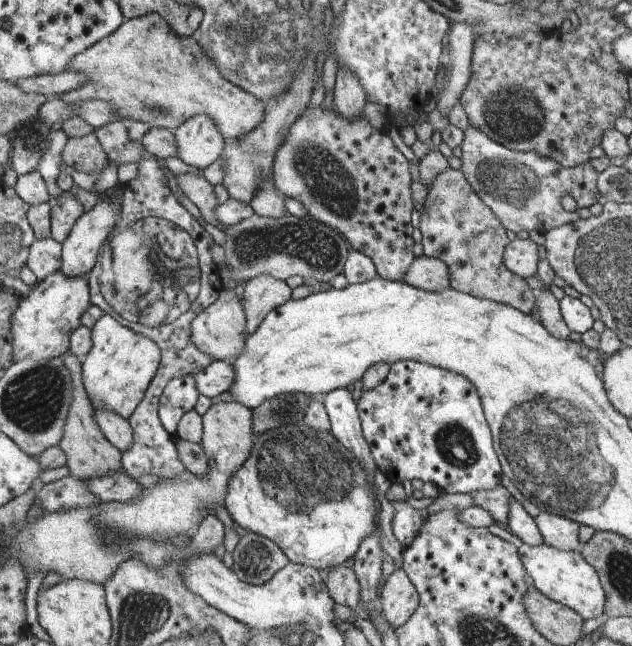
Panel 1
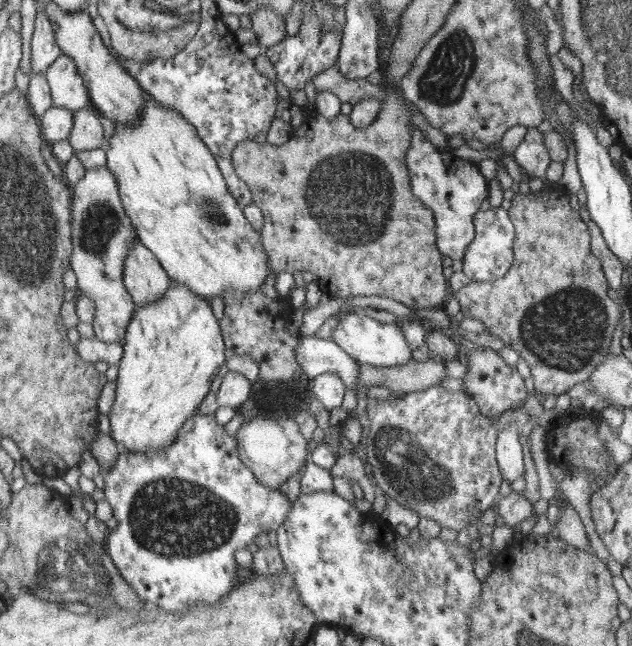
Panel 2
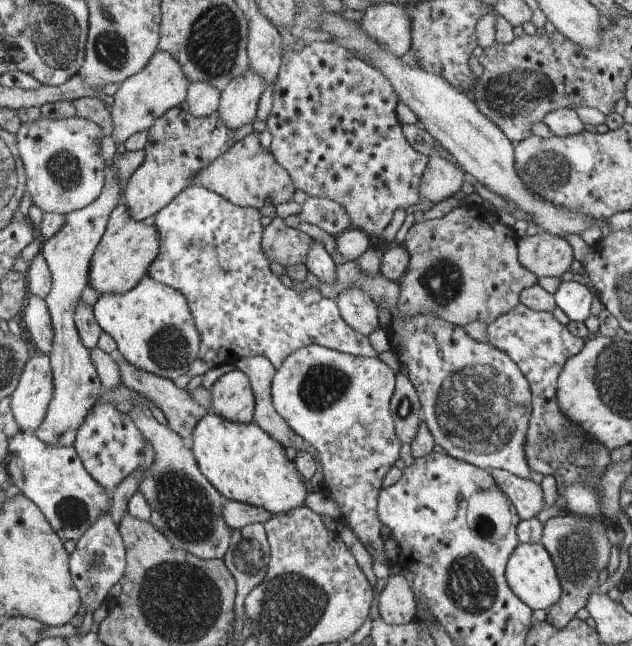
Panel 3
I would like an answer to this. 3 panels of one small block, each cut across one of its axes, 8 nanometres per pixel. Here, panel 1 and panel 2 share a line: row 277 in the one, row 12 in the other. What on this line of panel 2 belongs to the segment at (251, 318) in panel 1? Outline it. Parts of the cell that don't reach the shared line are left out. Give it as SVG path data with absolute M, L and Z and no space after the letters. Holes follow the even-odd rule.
M264 6L252 14L252 28L258 37L258 44L266 50L285 40L285 22L274 9Z

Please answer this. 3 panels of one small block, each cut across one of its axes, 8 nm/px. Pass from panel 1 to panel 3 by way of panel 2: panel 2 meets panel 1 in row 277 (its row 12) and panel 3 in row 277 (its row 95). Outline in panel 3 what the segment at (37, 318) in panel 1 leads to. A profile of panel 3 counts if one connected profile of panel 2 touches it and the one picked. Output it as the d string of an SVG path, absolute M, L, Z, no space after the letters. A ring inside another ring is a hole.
M124 202L112 212L101 241L90 269L90 286L100 295L126 295L132 291L147 278L147 271L159 255L159 234L155 227L136 221L130 216L130 210Z

